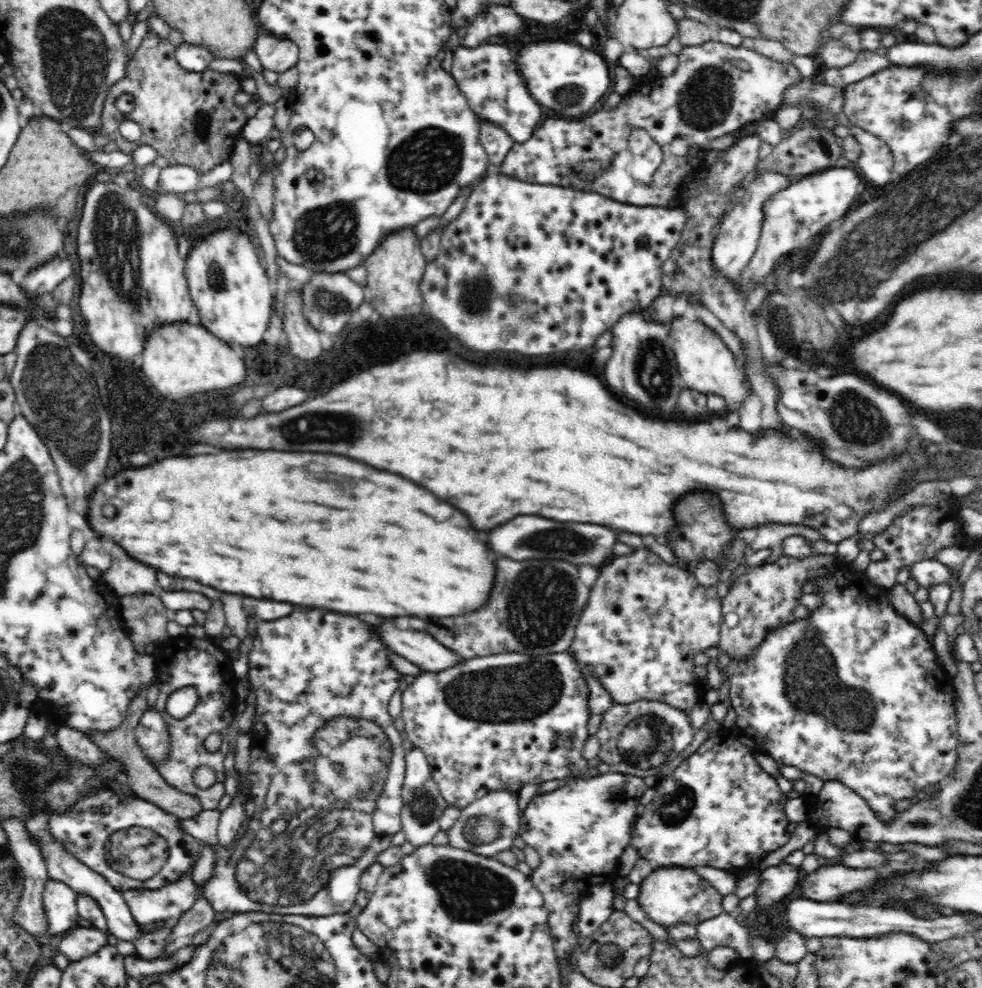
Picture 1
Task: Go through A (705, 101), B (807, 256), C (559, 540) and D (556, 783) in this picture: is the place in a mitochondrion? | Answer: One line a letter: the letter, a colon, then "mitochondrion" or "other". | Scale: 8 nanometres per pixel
A: mitochondrion
B: other
C: mitochondrion
D: other

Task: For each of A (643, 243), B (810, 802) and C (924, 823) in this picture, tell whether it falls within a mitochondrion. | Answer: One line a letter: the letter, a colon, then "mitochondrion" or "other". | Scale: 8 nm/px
A: other
B: other
C: mitochondrion

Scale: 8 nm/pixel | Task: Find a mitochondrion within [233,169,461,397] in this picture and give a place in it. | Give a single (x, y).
(331, 233)

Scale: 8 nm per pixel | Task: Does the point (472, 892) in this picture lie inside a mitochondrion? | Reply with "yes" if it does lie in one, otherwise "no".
yes

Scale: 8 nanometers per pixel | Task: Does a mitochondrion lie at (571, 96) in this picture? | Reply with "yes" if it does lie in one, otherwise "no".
yes

